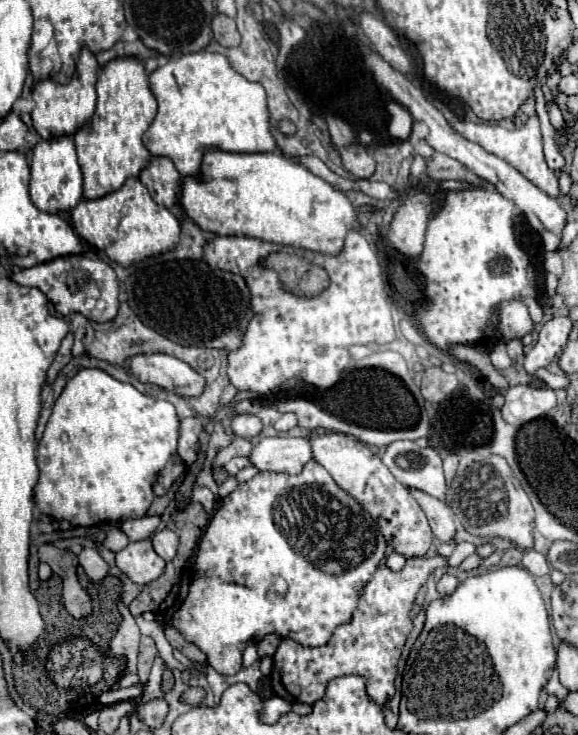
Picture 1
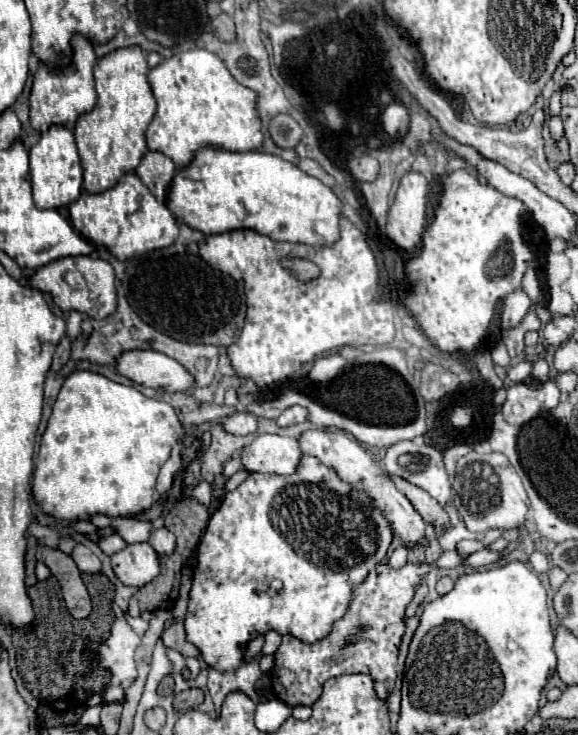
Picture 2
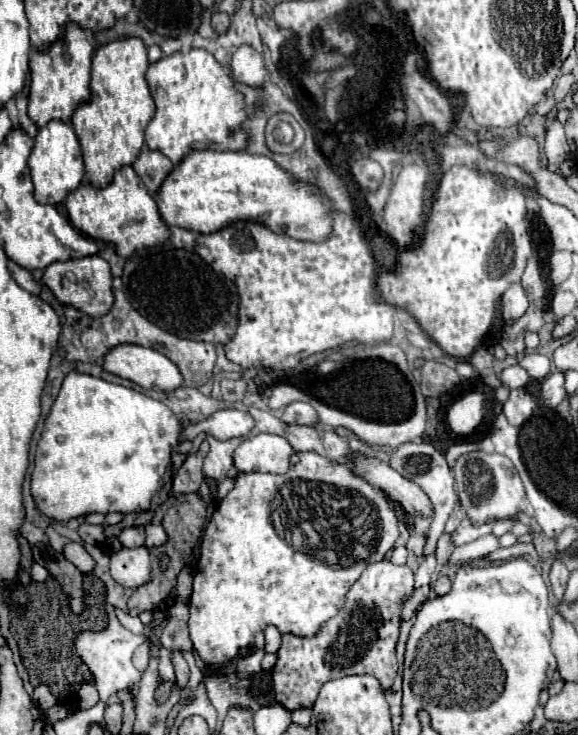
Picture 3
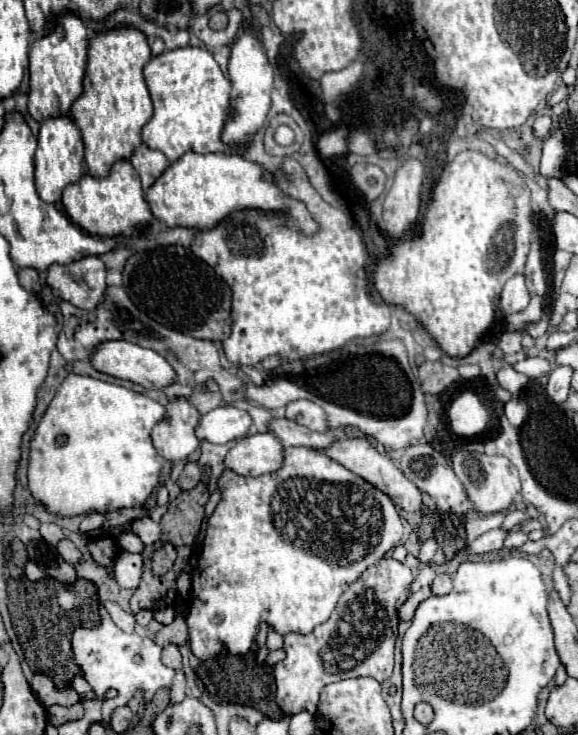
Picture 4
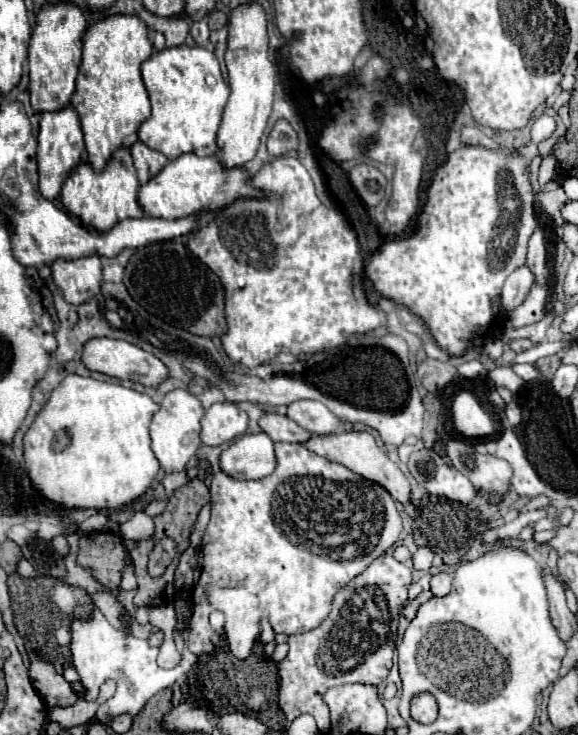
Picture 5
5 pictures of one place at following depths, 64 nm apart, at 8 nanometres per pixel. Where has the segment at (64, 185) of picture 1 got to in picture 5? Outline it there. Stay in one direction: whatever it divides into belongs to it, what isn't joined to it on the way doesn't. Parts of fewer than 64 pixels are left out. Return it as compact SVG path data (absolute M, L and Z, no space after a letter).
M70 104L56 112L42 112L38 134L38 174L40 174L40 192L44 198L54 200L60 194L66 174L82 160L82 156L84 156L84 134L80 128L78 112Z

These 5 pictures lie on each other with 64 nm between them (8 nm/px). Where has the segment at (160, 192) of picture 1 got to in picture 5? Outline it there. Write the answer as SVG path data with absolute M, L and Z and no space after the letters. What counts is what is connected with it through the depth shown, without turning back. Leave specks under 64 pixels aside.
M136 140L130 148L132 158L134 158L134 168L138 172L138 180L140 184L146 184L152 176L156 176L164 164L168 162L168 158L162 152L150 150L148 146L144 146L140 140Z

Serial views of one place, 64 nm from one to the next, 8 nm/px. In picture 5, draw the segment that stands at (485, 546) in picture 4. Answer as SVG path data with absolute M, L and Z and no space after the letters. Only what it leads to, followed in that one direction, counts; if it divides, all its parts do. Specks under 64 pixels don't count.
M526 512L526 514L522 514L520 518L516 518L514 522L504 524L504 526L498 526L498 528L494 528L492 532L486 532L484 542L496 544L498 540L508 540L508 538L514 538L514 536L518 536L518 534L522 532L522 528L524 528L526 524L530 524L530 522L534 522L534 518L532 518L532 516L528 516L528 512Z

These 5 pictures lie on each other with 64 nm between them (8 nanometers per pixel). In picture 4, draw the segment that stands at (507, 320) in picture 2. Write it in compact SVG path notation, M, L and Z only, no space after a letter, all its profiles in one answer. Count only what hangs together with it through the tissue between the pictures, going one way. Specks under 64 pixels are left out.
M514 274L504 284L504 290L502 290L502 296L500 296L502 312L506 316L514 314L514 312L520 312L528 306L528 302L530 302L530 292L526 288L526 276L524 274Z

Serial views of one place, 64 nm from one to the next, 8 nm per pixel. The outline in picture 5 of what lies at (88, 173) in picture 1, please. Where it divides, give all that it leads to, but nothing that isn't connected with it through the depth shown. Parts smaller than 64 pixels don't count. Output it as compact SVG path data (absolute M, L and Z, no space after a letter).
M114 14L106 16L98 22L94 22L84 38L82 38L82 62L76 78L76 90L72 94L72 106L76 108L80 116L80 124L84 130L84 142L88 150L88 162L94 166L94 170L102 170L102 166L108 162L110 154L126 142L126 146L132 146L132 142L138 140L136 128L140 122L144 122L150 116L150 100L148 92L144 88L142 76L140 76L140 64L152 54L152 42L148 38L148 26L138 18L136 14Z

